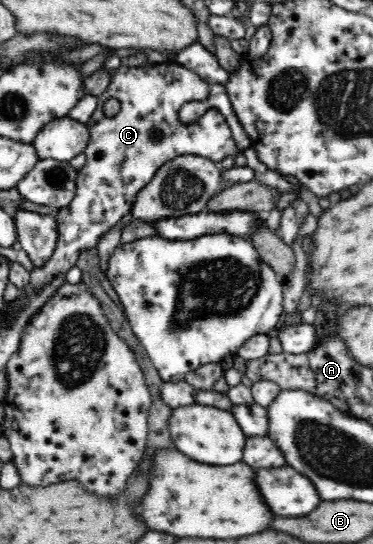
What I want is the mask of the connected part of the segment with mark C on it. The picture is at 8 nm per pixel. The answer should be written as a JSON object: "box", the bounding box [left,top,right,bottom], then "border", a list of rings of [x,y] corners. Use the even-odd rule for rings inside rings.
{"box":[20,62,242,296],"border":[[[175,62],[145,63],[121,67],[113,72],[108,89],[97,97],[96,111],[86,123],[90,142],[84,149],[86,163],[77,171],[74,197],[70,205],[55,214],[59,235],[57,247],[46,265],[34,266],[30,281],[20,289],[20,296],[31,296],[49,284],[55,275],[65,277],[82,251],[96,248],[100,237],[132,211],[138,191],[152,181],[166,161],[182,155],[194,155],[219,163],[224,157],[236,157],[242,151],[234,142],[226,118],[217,108],[206,109],[197,121],[190,121],[189,125],[180,122],[180,107],[188,101],[204,103],[209,93],[210,83]],[[112,97],[120,102],[120,111],[114,117],[107,117],[102,107]],[[156,131],[161,131],[162,141],[153,139],[152,133]]]}

